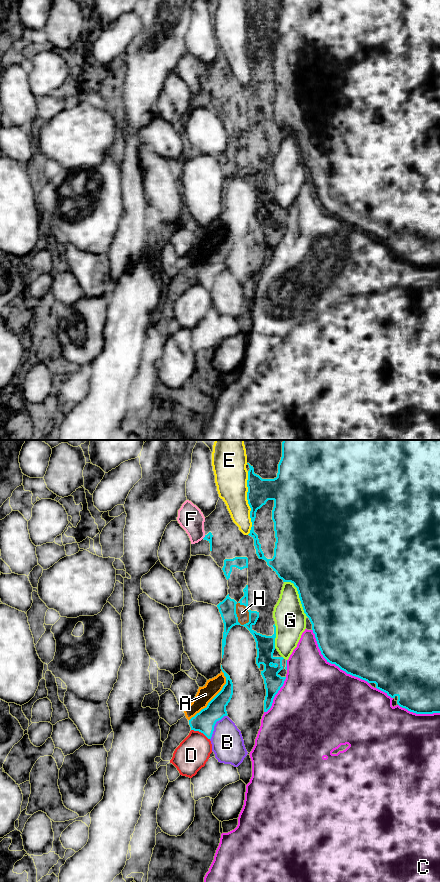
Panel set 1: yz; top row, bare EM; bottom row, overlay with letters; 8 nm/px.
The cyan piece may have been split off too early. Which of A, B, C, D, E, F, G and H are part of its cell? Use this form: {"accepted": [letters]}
{"accepted": []}

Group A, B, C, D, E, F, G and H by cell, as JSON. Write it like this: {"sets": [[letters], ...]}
{"sets": [["A"], ["B", "D"], ["C"], ["E", "H"], ["F"], ["G"]]}

